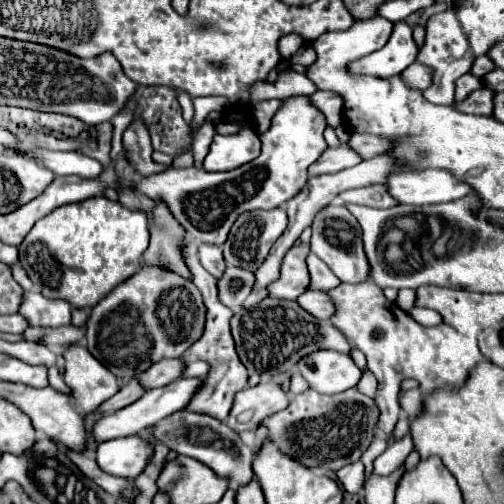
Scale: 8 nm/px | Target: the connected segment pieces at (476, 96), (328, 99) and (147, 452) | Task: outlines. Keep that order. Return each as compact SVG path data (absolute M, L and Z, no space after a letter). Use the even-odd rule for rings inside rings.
M481 86L479 90L475 90L471 94L471 98L467 98L467 102L463 102L463 106L455 104L455 108L461 112L467 112L467 114L489 116L493 112L493 96L495 96L495 90Z
M319 90L311 96L311 100L323 108L323 114L327 118L327 124L333 128L339 128L343 124L343 96L339 96L337 92L327 92L327 90Z
M139 434L127 438L115 438L101 442L97 448L97 464L115 476L135 480L149 464L153 456L153 444Z

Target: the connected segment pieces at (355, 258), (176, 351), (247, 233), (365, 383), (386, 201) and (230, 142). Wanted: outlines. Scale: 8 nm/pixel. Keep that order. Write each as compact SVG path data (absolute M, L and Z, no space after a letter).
M331 204L327 208L323 208L313 224L313 236L311 236L311 252L317 254L329 268L331 272L345 284L359 284L369 280L371 276L371 266L369 260L363 252L363 242L361 242L361 230L359 230L359 222L355 220L355 216L339 204Z
M143 264L137 274L119 284L91 308L87 318L87 350L117 378L143 374L163 358L177 358L195 344L205 328L205 304L197 286L161 266Z
M281 208L253 210L253 212L247 212L247 214L241 214L237 218L237 222L233 224L227 242L223 244L223 256L225 256L227 264L255 272L263 264L263 260L267 258L271 244L283 234L285 228L287 228L287 214Z
M367 370L367 372L363 372L363 378L359 380L359 384L357 384L357 388L365 394L365 396L369 396L371 400L375 400L375 390L377 390L377 382L375 382L375 376Z
M375 184L367 188L355 188L355 190L345 190L339 194L341 202L351 202L351 204L361 204L361 206L371 206L371 208L393 208L399 202L389 194L385 184Z
M231 110L229 120L243 122L245 128L233 136L217 134L213 138L211 150L203 162L203 168L209 172L235 170L235 168L255 160L261 154L261 142L259 142L259 136L255 134L255 128L251 124L251 116L243 110Z

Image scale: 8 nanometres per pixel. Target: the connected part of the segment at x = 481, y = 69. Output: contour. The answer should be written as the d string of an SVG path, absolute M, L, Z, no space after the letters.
M479 56L479 58L473 62L471 74L481 80L481 78L483 78L485 74L489 74L491 70L495 70L495 64L491 62L491 58L489 58L489 56Z

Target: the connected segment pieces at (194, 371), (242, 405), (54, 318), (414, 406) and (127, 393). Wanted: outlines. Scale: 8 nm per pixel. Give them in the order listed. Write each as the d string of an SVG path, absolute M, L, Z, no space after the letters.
M195 360L191 362L191 366L187 366L187 374L183 376L205 376L211 370L211 366L205 360Z
M259 382L257 386L243 388L233 402L227 426L235 432L255 430L259 422L283 408L289 406L289 396L283 390L281 382Z
M39 292L25 294L23 304L19 308L31 326L69 326L71 324L71 306L63 300L43 298Z
M419 388L401 392L399 404L403 408L403 412L407 412L407 416L411 416L411 418L419 418L423 414L423 396L421 396Z
M131 378L129 382L125 382L125 384L121 386L121 390L119 390L111 400L107 400L107 402L99 408L99 416L103 416L103 414L105 414L105 416L107 416L107 414L113 414L113 412L117 412L117 410L133 404L135 400L139 400L139 398L143 396L143 392L145 392L145 388L139 384L139 378Z

